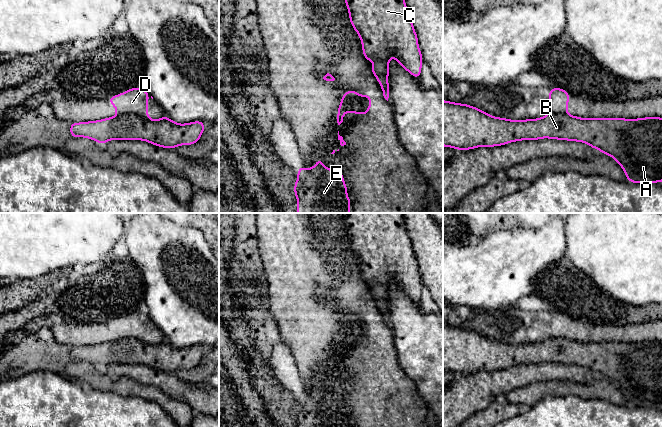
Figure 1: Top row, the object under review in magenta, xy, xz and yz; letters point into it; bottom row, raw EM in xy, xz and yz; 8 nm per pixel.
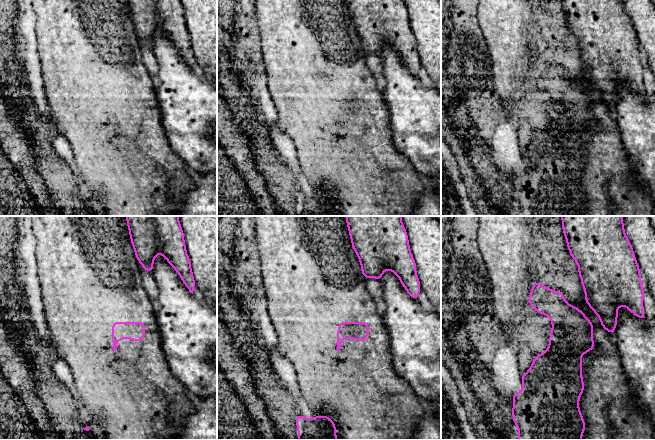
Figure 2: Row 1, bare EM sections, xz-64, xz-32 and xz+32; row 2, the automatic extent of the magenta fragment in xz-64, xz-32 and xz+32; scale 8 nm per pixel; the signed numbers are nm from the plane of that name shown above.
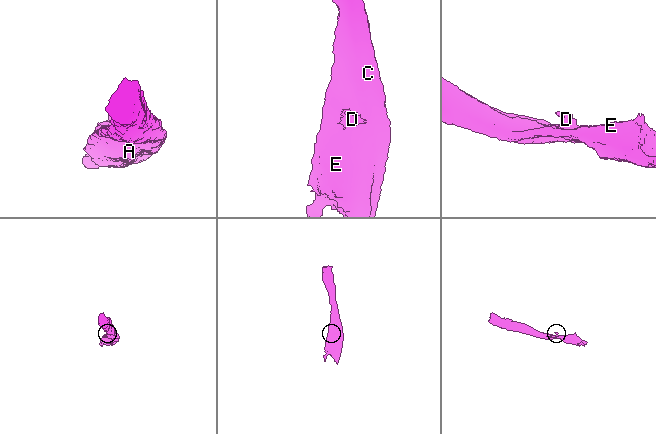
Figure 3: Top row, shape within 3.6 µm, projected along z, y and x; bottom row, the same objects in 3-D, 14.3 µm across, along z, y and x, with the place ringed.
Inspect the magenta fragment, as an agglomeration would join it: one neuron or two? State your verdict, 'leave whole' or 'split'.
split

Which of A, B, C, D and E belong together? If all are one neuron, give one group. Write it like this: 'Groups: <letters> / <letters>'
Groups: A B C E / D

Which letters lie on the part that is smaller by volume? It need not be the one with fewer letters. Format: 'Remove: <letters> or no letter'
Remove: D

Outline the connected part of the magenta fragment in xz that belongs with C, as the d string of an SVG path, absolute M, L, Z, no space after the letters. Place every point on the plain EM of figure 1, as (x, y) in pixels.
M343 213L345 228L348 232L349 242L354 254L358 257L362 266L363 281L368 287L373 282L377 285L370 289L374 300L382 312L384 322L388 325L389 322L389 283L391 280L416 303L420 303L422 292L422 278L418 270L418 261L412 249L411 239L405 228L404 218L402 213Z

